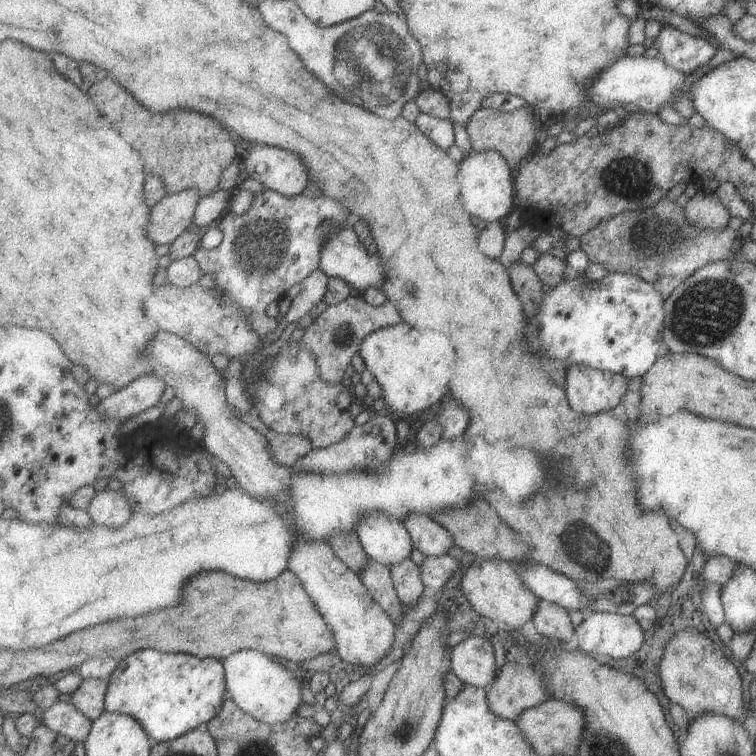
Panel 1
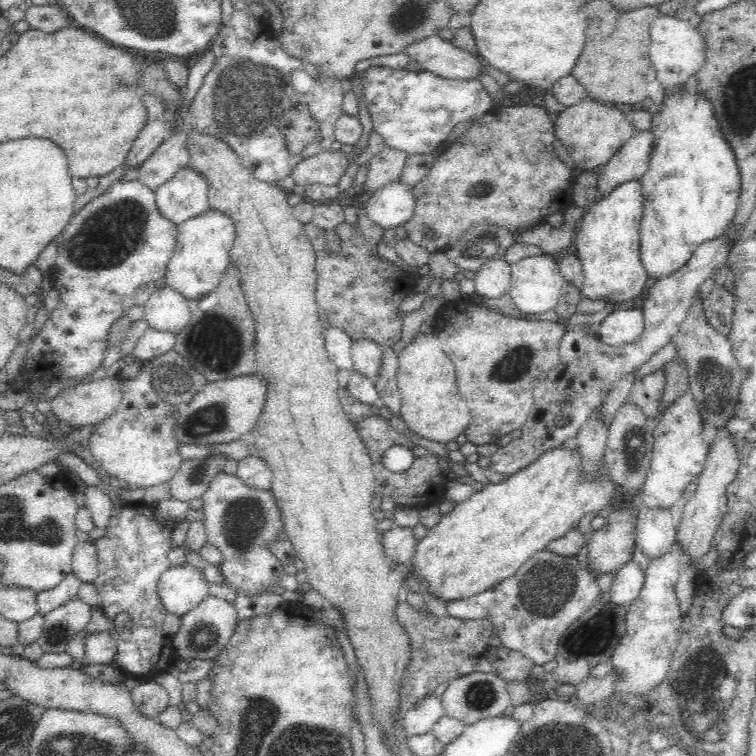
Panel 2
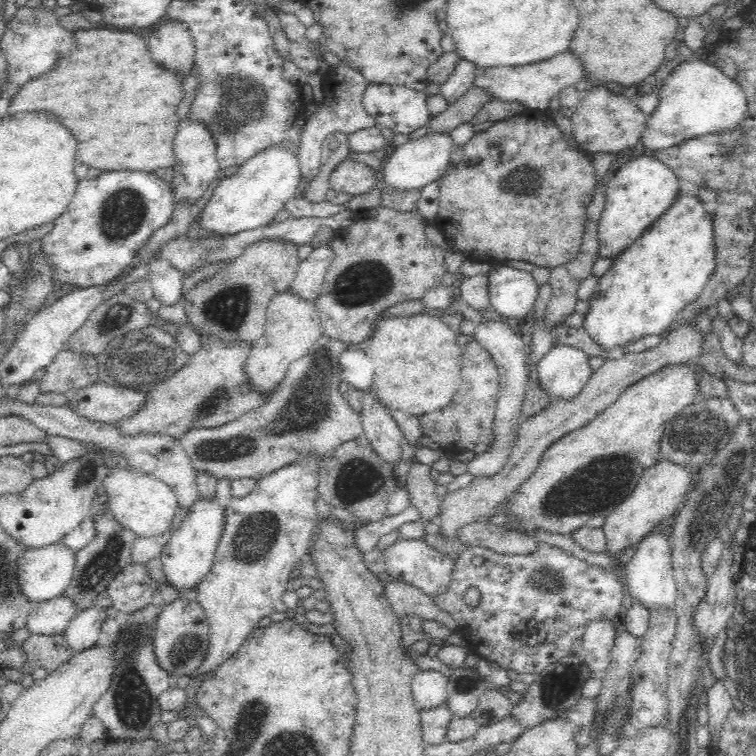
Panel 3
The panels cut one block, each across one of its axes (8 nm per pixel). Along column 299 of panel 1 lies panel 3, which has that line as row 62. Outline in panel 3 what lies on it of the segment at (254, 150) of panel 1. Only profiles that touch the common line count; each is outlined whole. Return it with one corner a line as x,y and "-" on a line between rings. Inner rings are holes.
165,20
146,34
145,38
150,56
156,64
176,72
180,79
190,74
194,68
196,52
194,39
186,23

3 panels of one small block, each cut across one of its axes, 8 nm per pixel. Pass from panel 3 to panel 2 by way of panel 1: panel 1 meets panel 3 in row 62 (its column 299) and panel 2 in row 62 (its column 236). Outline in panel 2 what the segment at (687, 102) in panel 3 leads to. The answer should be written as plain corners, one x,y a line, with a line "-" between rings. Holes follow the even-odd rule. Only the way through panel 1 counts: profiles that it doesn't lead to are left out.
658,14
650,24
650,36
652,36
650,58
654,62
654,68
658,72
658,80
662,82
662,86
672,88
682,85
701,70
704,50
706,50
705,42
699,30
690,25
689,19
670,14

